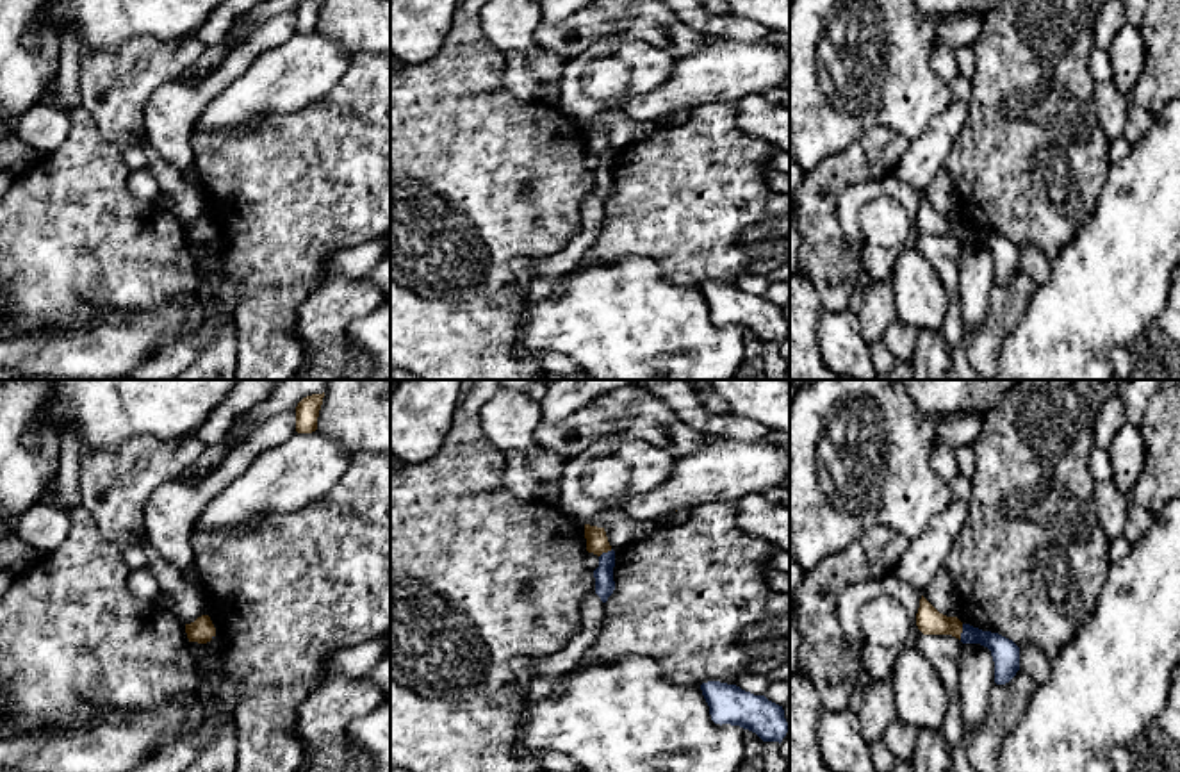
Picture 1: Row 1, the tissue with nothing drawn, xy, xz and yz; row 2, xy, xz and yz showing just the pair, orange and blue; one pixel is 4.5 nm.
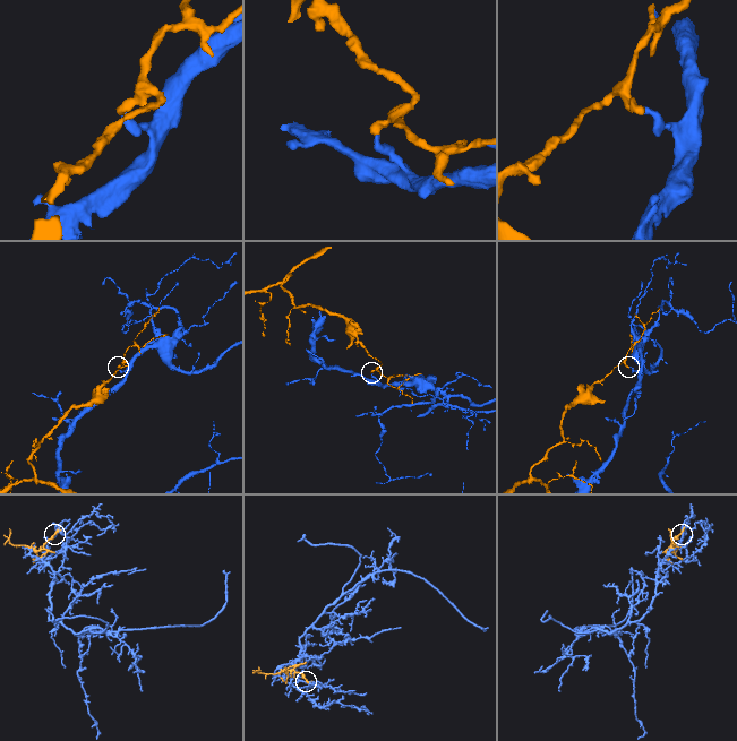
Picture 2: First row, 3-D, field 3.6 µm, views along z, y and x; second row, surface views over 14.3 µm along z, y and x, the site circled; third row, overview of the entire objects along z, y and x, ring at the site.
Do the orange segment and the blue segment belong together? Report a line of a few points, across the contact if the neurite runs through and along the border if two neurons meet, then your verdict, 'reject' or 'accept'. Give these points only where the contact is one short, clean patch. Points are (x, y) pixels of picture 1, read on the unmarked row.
reject

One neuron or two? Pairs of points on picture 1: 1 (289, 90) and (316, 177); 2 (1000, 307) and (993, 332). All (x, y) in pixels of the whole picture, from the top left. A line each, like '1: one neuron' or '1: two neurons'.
1: two neurons
2: one neuron

